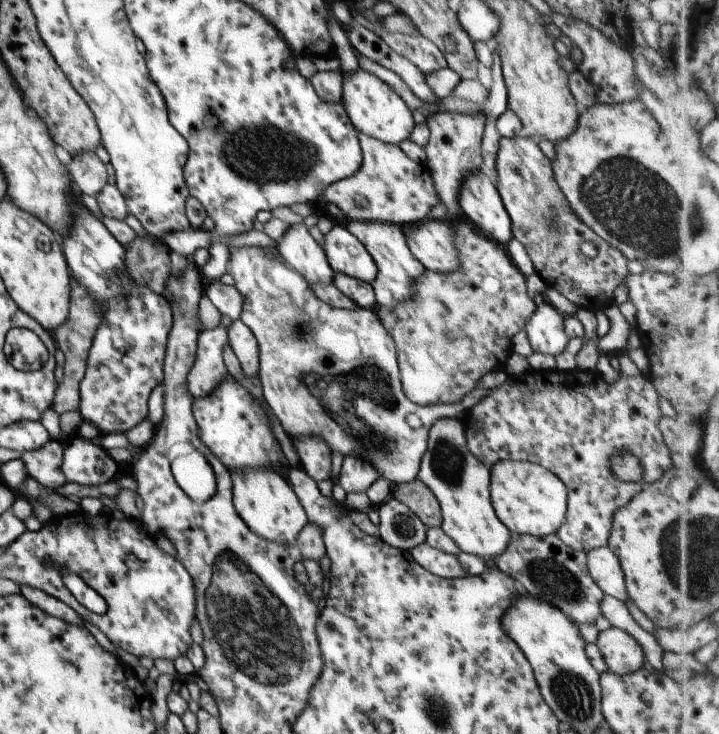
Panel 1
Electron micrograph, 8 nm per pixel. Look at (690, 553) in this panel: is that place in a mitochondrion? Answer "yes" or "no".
yes

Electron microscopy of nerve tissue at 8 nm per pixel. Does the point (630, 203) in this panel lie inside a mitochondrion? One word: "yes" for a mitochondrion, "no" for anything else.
yes

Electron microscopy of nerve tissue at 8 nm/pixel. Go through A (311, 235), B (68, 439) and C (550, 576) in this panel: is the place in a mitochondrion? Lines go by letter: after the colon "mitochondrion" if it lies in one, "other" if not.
A: other
B: other
C: mitochondrion

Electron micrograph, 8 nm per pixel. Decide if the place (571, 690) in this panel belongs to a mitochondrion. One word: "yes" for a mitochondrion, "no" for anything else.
yes

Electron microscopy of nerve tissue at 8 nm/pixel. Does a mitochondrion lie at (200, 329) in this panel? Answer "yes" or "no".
no

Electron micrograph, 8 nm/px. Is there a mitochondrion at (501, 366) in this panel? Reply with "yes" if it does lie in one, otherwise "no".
no

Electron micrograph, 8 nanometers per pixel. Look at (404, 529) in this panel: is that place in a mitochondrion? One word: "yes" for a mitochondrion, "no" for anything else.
yes

